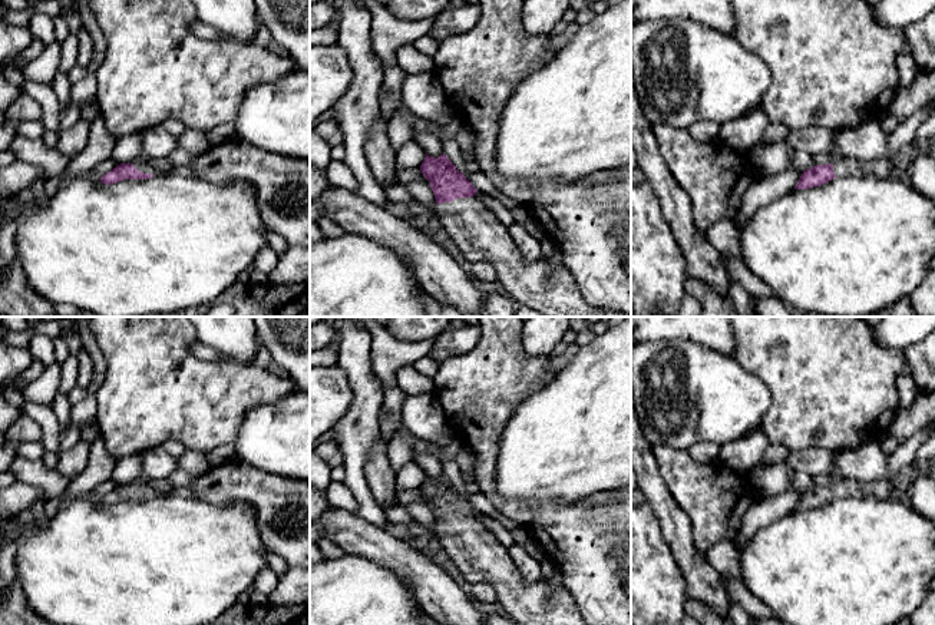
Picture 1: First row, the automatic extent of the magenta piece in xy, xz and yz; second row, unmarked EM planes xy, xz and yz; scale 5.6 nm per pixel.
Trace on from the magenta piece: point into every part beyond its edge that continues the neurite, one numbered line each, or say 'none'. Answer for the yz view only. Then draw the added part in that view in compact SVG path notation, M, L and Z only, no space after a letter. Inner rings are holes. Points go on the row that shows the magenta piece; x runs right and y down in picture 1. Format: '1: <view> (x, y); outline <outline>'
1: yz (842, 167); outline M833 158L833 172L836 176L876 176L889 178L892 162L889 159L860 161L850 158Z

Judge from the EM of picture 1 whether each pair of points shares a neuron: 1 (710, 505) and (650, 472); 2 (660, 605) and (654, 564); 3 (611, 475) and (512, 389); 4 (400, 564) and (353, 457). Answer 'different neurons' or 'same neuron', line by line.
1: different neurons
2: same neuron
3: different neurons
4: different neurons

